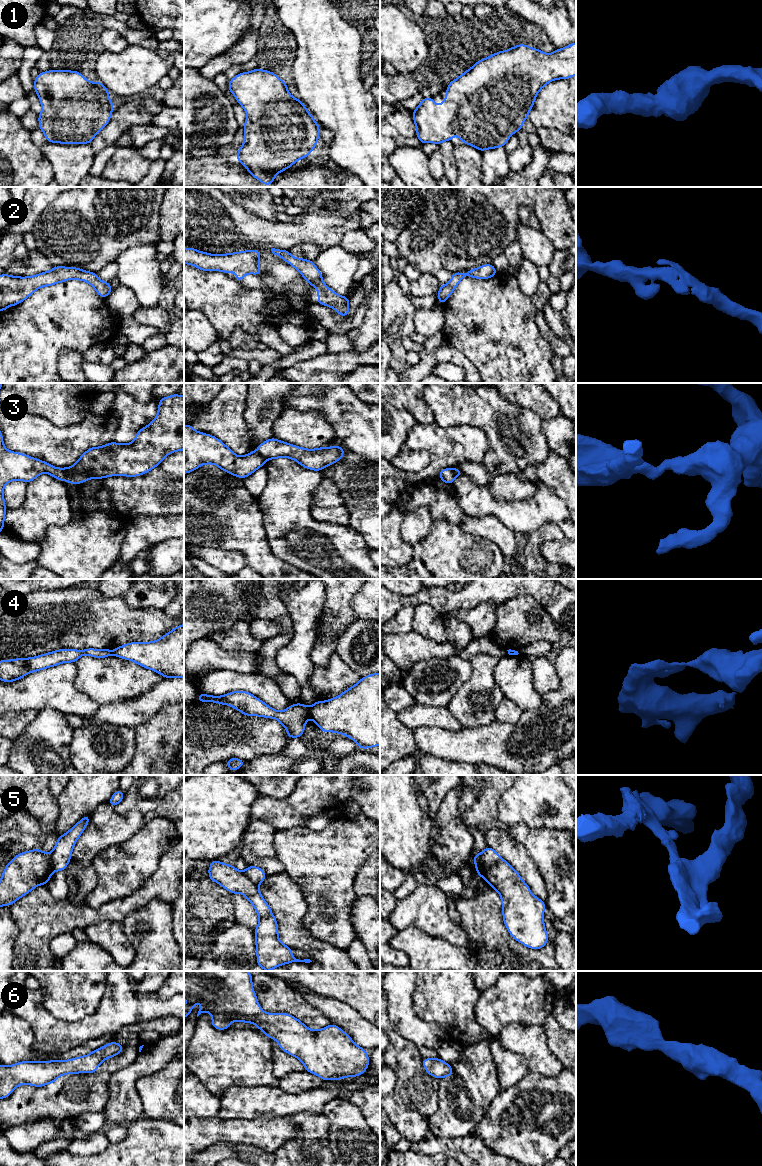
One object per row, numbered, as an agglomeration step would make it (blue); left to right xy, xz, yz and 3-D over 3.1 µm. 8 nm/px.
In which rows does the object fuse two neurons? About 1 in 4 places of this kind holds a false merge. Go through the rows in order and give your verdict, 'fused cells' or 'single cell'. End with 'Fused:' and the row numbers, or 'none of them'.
1: single cell
2: single cell
3: fused cells
4: fused cells
5: fused cells
6: single cell
Fused: 3, 4, 5

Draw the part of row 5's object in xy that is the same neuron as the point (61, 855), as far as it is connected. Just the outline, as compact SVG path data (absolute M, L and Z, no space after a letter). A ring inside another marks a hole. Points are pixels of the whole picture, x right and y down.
M85 815L77 824L75 824L67 833L57 839L57 843L51 853L52 870L65 870L71 860L71 854L74 845L86 826L89 823L91 815Z

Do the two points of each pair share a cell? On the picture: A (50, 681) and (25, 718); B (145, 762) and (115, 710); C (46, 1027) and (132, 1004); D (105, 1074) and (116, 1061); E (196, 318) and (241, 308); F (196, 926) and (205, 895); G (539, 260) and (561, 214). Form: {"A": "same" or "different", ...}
{"A": "different", "B": "different", "C": "same", "D": "same", "E": "different", "F": "same", "G": "different"}

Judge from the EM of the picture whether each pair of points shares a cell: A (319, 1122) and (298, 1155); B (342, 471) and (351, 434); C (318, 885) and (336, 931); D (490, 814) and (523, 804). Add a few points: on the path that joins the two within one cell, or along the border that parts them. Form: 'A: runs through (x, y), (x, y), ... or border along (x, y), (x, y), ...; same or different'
A: runs through (313, 1130), (312, 1141), (306, 1147); same
B: border along (336, 438), (368, 461); different
C: runs through (323, 896), (327, 920); same
D: border along (506, 790), (498, 801), (496, 822); different

